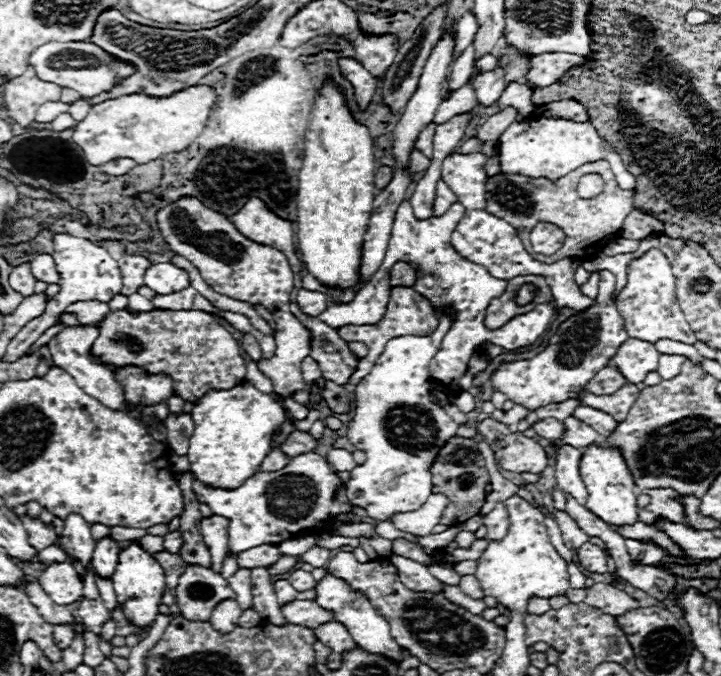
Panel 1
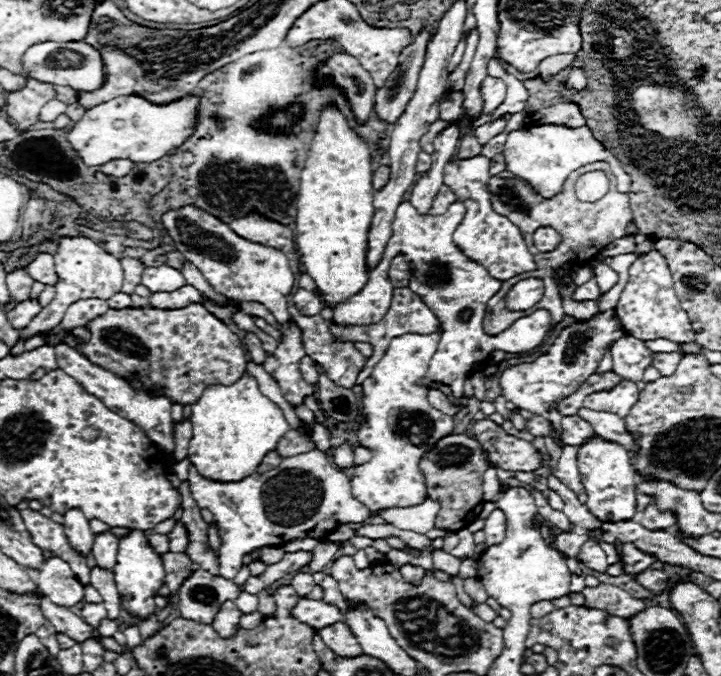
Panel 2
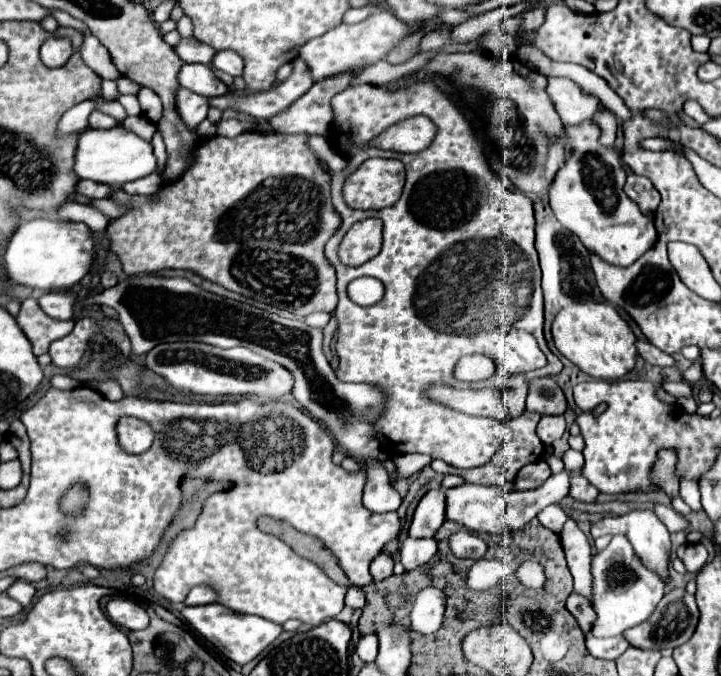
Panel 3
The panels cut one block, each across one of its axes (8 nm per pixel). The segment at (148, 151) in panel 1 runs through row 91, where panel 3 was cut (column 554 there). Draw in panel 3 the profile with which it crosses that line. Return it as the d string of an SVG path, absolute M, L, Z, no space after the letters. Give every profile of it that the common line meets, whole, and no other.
M592 122L568 128L566 134L566 144L572 148L574 158L570 158L566 168L558 172L550 188L550 206L554 216L564 228L580 238L590 254L596 254L612 266L634 264L642 254L654 248L656 228L652 218L646 218L622 190L626 174L622 170L618 150L598 144L600 128Z

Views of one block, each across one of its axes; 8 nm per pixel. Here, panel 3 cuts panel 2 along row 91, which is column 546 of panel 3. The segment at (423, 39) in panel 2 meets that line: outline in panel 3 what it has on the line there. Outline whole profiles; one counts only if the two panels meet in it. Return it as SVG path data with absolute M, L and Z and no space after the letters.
M534 378L530 382L526 410L538 412L542 416L558 416L564 414L566 408L566 396L552 378Z

